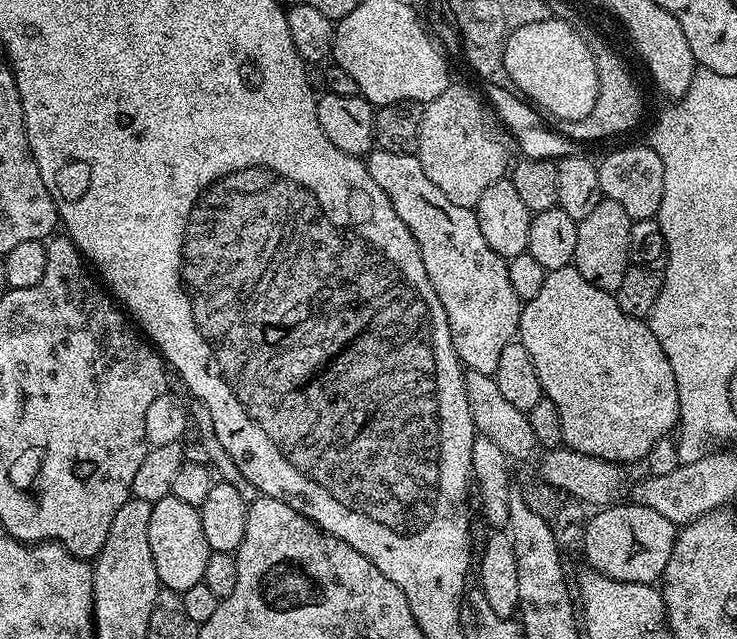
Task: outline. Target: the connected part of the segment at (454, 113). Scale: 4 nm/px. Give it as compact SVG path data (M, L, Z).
M449 83L438 98L424 105L420 127L420 144L415 150L426 170L426 178L454 202L454 206L475 209L478 198L490 185L505 179L510 159L504 148L492 137L488 120L484 117L485 105L464 84Z

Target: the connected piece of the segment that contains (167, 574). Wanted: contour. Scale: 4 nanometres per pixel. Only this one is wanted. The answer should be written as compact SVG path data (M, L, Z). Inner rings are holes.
M172 495L153 504L150 510L150 554L154 554L154 570L158 570L158 578L163 587L183 594L186 590L190 590L190 586L202 584L206 574L206 562L212 552L211 546L206 542L206 533L202 531L202 518L198 508Z

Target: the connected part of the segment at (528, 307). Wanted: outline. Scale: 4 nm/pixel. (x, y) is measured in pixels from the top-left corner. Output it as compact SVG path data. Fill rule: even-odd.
M575 266L545 275L542 290L521 307L518 340L530 350L530 362L534 362L534 370L538 370L540 391L558 406L564 444L574 451L629 466L635 460L643 461L654 444L677 427L680 419L678 386L666 350L658 346L658 338L654 338L644 320L622 314L615 295L586 282Z

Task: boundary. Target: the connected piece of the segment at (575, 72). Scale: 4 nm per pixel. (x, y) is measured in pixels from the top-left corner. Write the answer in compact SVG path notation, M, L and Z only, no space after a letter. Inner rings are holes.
M546 18L542 22L530 22L530 26L514 30L514 34L506 42L504 61L511 87L524 100L535 105L541 113L549 112L556 120L581 120L586 118L586 114L590 114L590 110L594 110L594 102L598 98L595 60L588 49L588 42L575 33L569 21Z

